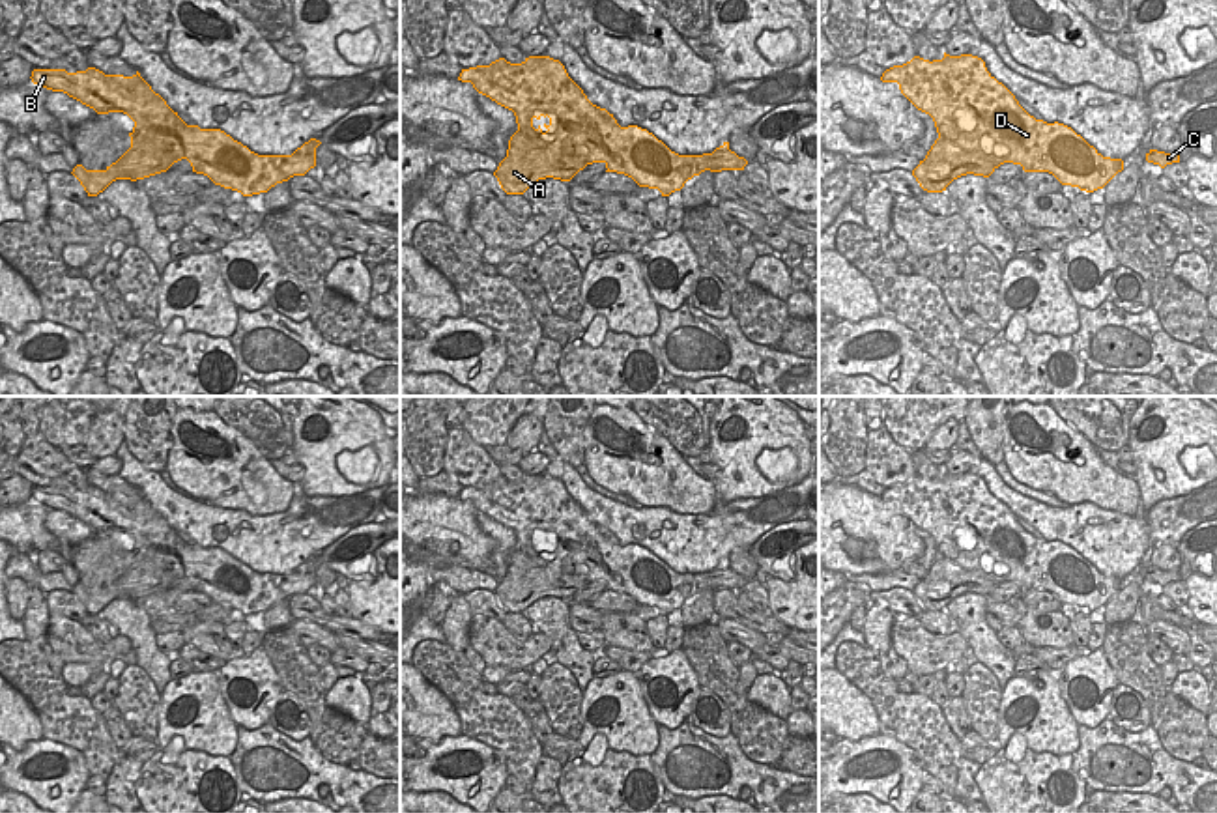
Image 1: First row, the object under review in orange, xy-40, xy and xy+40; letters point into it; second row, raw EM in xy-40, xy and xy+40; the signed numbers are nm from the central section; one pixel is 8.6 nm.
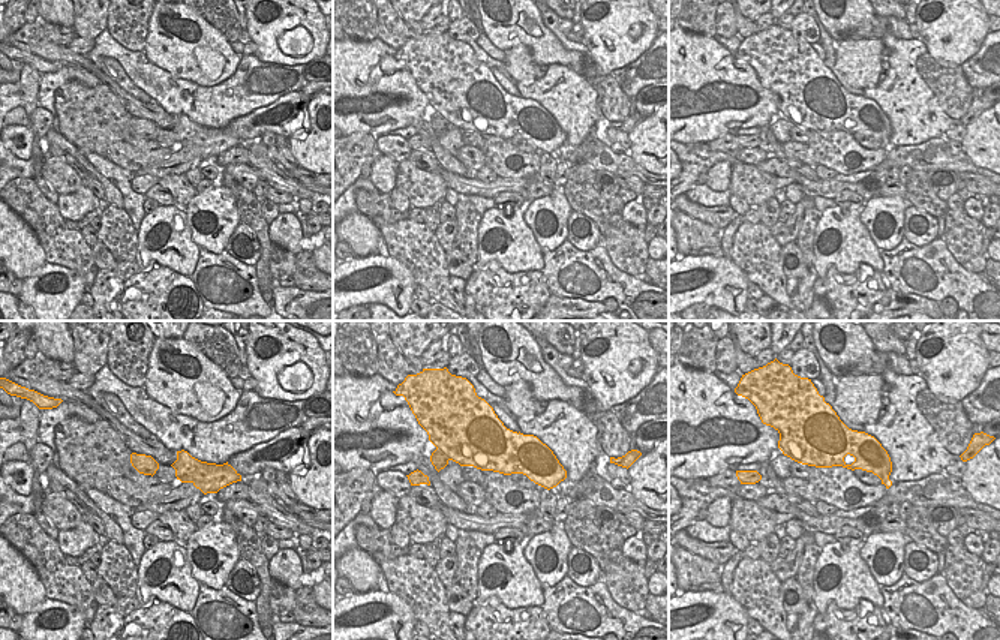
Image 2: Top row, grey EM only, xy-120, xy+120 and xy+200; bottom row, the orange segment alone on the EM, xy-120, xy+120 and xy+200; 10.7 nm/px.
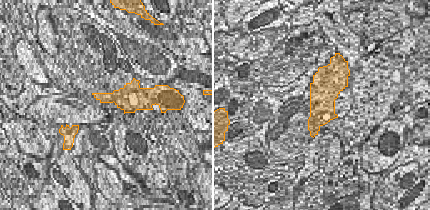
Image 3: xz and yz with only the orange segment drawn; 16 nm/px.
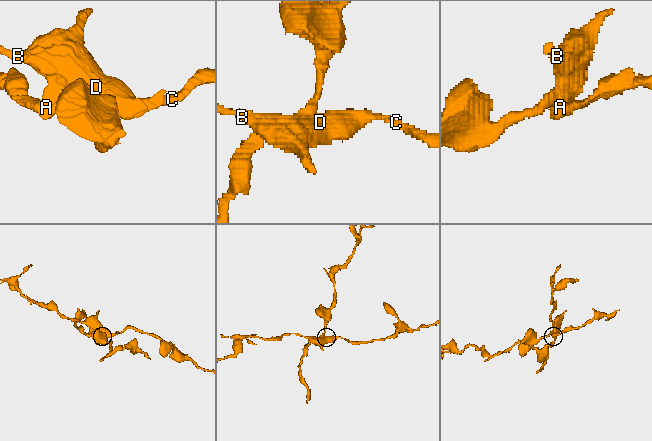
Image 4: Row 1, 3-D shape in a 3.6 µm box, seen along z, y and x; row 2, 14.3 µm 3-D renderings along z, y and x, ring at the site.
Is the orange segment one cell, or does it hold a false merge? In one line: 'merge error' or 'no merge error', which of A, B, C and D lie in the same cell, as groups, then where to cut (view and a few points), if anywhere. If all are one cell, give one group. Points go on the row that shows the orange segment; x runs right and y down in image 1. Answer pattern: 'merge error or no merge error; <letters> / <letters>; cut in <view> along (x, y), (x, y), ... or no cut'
merge error; A / B C D; cut in xy along (518, 129), (554, 154), (576, 146), (587, 163)

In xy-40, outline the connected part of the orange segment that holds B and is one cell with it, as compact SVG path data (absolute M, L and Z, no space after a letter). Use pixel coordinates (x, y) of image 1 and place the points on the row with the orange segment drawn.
M95 67L77 73L34 69L30 78L47 90L67 93L97 114L127 114L135 121L127 151L140 155L153 138L170 142L168 164L187 159L193 172L243 196L267 193L277 183L305 176L316 166L320 140L310 138L292 155L258 155L221 129L187 125L138 71L123 77L105 75Z

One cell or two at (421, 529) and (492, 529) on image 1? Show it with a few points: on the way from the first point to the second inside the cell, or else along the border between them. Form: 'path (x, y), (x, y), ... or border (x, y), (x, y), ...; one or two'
border (477, 511), (477, 526), (496, 542), (486, 557); two

